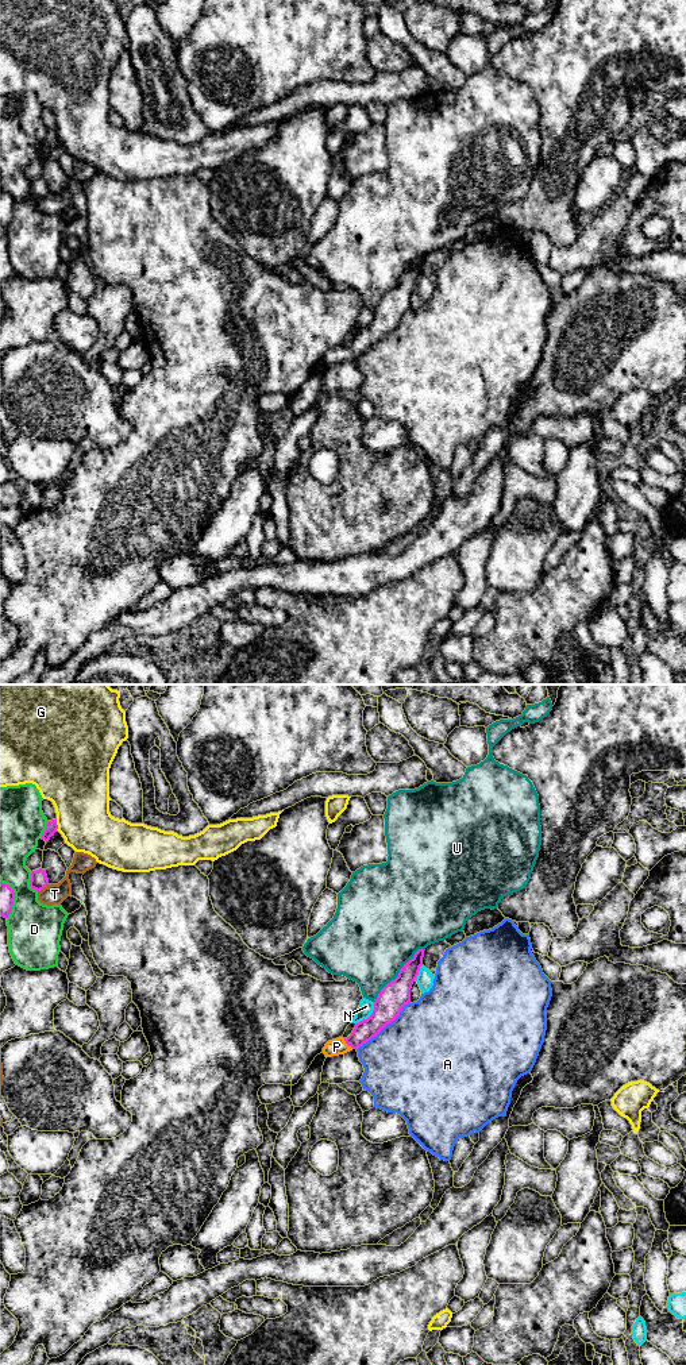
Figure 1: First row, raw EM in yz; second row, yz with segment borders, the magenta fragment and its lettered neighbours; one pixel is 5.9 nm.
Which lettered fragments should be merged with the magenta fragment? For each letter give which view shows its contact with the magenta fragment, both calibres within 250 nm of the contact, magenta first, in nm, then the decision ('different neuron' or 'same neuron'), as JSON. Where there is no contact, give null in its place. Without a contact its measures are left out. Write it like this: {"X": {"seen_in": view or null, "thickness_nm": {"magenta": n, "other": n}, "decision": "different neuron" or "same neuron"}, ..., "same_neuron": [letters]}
{"A": {"seen_in": "yz", "thickness_nm": {"magenta": 170, "other": 500}, "decision": "different neuron"}, "D": {"seen_in": "yz", "thickness_nm": {"magenta": 100, "other": 280}, "decision": "different neuron"}, "G": {"seen_in": "yz", "thickness_nm": {"magenta": 70, "other": 360}, "decision": "different neuron"}, "N": {"seen_in": "yz", "thickness_nm": {"magenta": 170, "other": 90}, "decision": "different neuron"}, "P": {"seen_in": "yz", "thickness_nm": {"magenta": 120, "other": 100}, "decision": "same neuron"}, "T": {"seen_in": "yz", "thickness_nm": {"magenta": 100, "other": 130}, "decision": "different neuron"}, "U": {"seen_in": "yz", "thickness_nm": {"magenta": 170, "other": 480}, "decision": "different neuron"}, "same_neuron": ["P"]}

